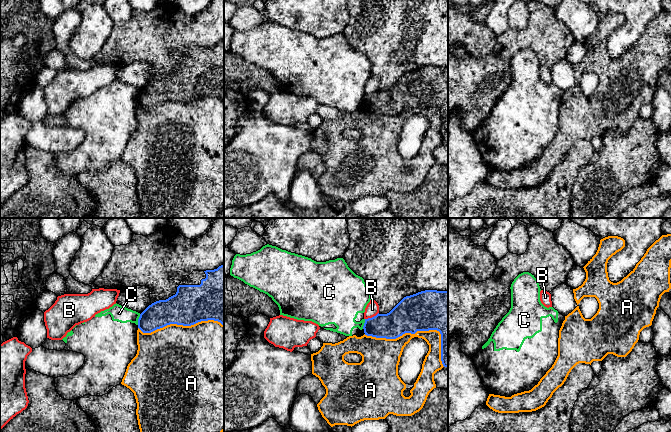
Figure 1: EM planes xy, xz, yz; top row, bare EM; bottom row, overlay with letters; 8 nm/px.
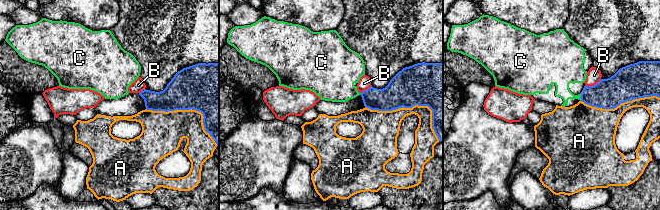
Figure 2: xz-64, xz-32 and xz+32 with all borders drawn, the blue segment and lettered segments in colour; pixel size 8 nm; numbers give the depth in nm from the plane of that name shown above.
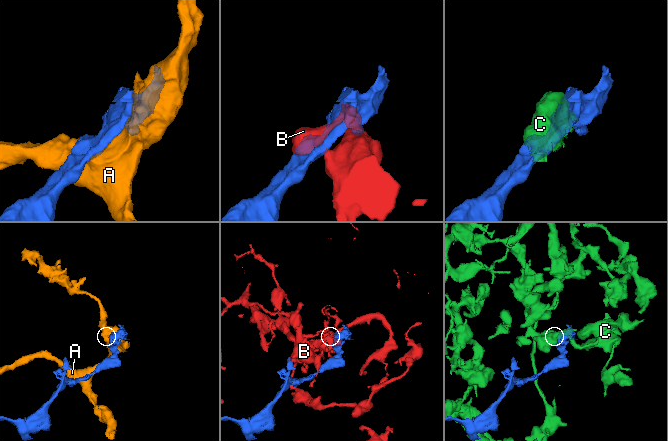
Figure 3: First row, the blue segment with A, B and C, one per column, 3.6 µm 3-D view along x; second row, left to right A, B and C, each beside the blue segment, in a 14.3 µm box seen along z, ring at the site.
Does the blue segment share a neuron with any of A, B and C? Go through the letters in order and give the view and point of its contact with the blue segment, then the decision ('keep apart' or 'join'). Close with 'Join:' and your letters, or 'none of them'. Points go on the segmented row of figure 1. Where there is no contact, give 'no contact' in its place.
A: meets blue in xz at (419, 330); keep apart
B: meets blue in xz at (372, 317); keep apart
C: meets blue in xy at (138, 319); keep apart
Join: none of them

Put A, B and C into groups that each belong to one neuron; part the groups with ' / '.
A / B / C

